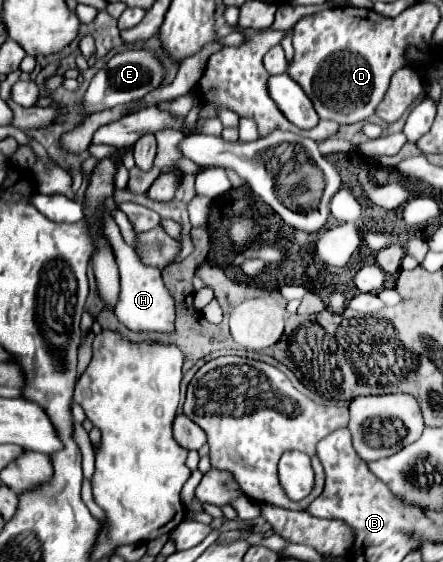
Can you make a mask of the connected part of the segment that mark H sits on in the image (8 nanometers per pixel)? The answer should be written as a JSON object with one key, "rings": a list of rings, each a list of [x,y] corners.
{"rings":[[[108,198],[104,206],[106,206],[106,230],[104,232],[110,240],[114,256],[116,256],[116,264],[118,264],[118,270],[120,270],[120,288],[122,288],[120,300],[114,308],[116,318],[132,332],[150,330],[150,332],[160,332],[160,334],[172,334],[174,332],[174,314],[176,314],[174,312],[174,300],[162,284],[160,270],[152,268],[152,266],[144,266],[140,262],[140,258],[136,256],[136,252],[128,244],[124,244],[120,230],[112,224],[112,216],[110,216],[110,210],[116,208],[114,200]]]}

